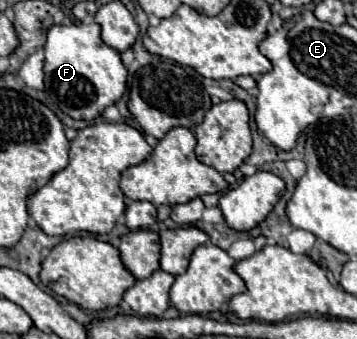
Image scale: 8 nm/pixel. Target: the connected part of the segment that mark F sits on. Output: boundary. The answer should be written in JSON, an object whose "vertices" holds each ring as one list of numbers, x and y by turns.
{"vertices":[[99,24,51,26,45,42,45,86,55,92,57,106,75,120,93,120,127,90,127,68,119,52,101,38]]}

